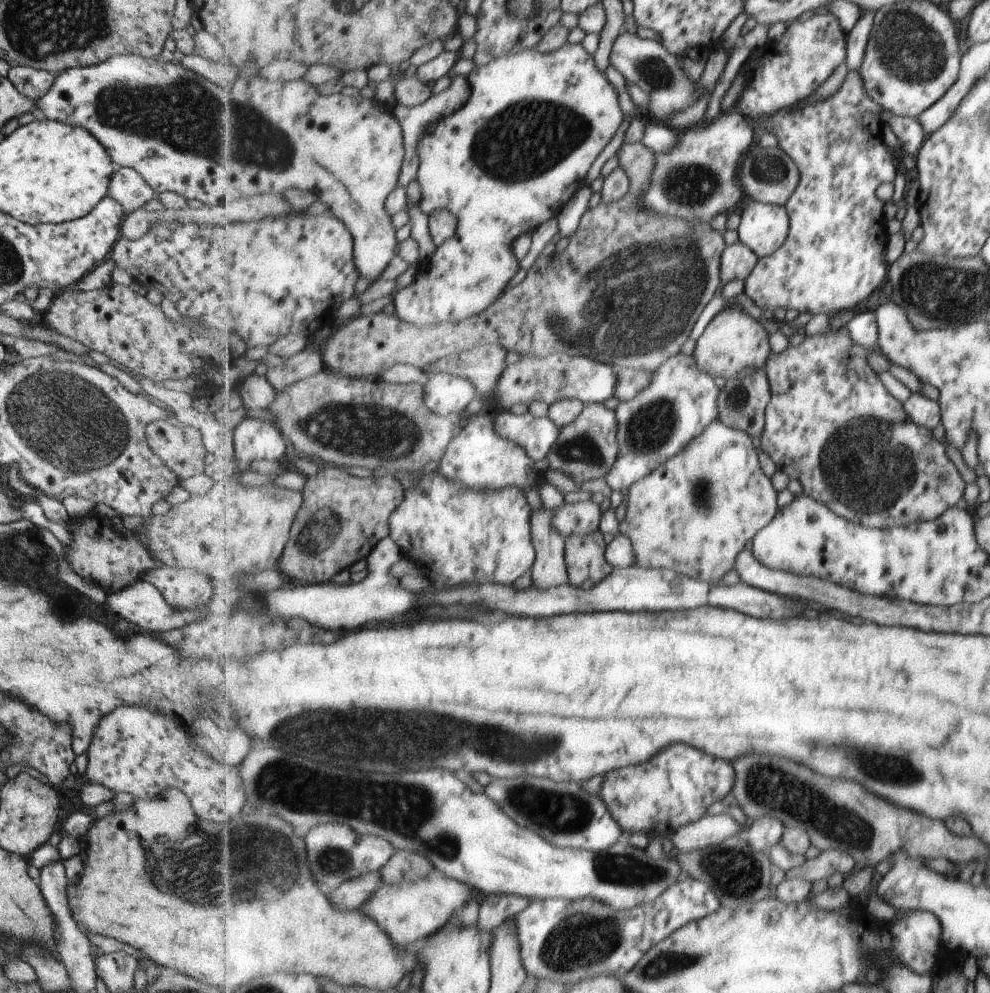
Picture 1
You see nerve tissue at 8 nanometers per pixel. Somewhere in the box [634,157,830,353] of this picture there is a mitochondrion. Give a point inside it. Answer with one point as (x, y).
(692, 184)

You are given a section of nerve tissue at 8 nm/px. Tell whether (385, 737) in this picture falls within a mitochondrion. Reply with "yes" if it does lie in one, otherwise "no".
yes

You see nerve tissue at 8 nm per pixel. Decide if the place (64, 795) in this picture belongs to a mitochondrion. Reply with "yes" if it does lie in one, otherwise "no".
no

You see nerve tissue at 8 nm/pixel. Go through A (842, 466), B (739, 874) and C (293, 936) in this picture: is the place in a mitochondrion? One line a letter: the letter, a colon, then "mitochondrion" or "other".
A: mitochondrion
B: mitochondrion
C: other

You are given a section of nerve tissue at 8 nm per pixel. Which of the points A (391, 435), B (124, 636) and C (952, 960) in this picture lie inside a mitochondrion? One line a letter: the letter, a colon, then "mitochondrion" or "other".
A: mitochondrion
B: other
C: other

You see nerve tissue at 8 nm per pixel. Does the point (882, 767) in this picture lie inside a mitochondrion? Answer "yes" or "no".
yes

